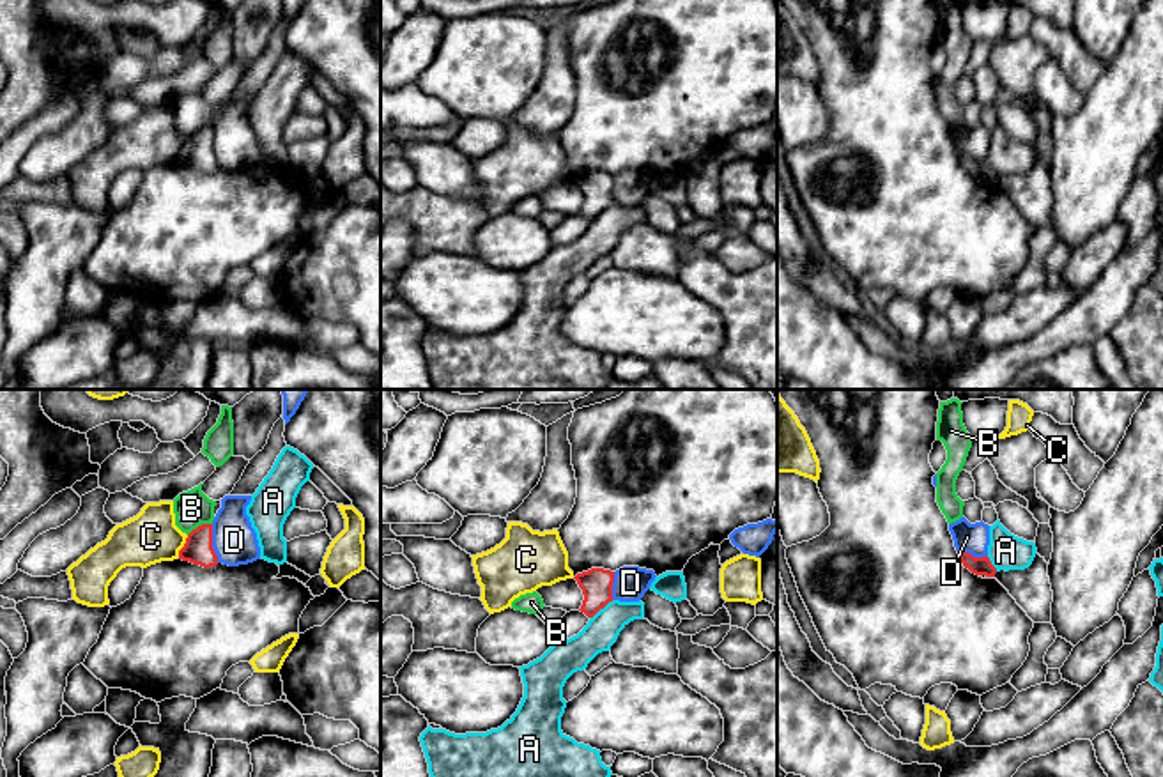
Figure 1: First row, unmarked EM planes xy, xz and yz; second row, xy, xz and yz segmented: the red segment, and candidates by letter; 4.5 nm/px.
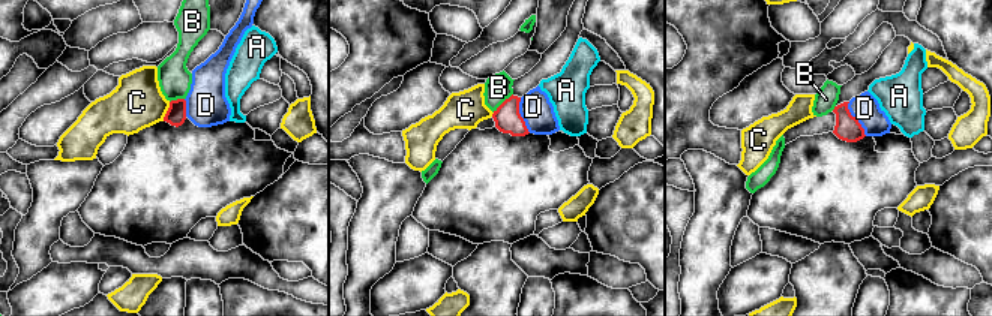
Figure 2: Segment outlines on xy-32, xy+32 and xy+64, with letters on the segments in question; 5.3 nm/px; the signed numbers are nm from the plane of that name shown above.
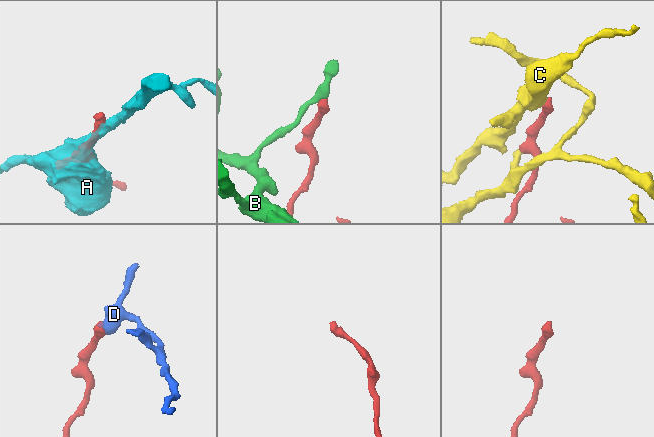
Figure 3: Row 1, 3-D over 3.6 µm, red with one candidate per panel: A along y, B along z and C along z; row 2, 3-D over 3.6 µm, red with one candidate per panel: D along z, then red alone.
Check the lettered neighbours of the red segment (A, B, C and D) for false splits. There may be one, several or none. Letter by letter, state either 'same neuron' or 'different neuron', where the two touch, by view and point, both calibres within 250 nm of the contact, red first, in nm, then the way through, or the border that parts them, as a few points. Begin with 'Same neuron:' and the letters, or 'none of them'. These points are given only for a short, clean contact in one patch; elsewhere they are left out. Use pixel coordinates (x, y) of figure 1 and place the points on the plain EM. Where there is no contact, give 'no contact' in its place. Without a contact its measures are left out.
Same neuron: none of them
A: different neuron; contact xz (600, 211); calibres 140 and 150 nm
B: different neuron; contact xy (199, 130); calibres 130 and 170 nm
C: different neuron; contact xy (184, 149); calibres 130 and 240 nm
D: different neuron; contact xy (211, 147); calibres 130 and 200 nm; border xy (211, 128), (211, 151), (218, 165)

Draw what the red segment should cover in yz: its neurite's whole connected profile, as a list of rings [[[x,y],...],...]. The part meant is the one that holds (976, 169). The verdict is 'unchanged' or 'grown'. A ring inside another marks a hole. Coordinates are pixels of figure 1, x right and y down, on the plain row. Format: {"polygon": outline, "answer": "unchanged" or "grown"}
{"polygon": [[[959,156],[959,165],[975,179],[995,181],[997,172],[991,168],[990,161],[974,161],[968,156]]], "answer": "unchanged"}

